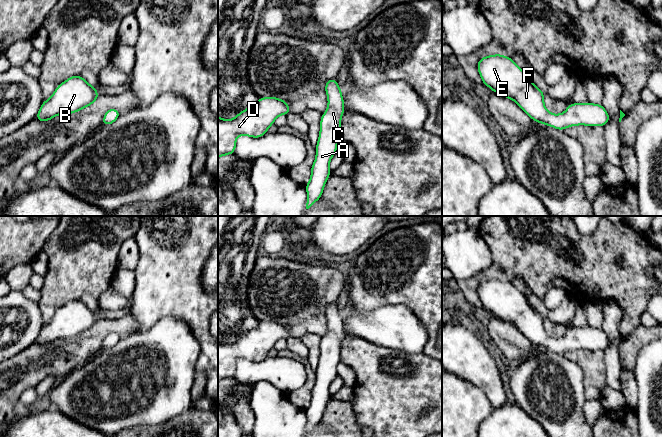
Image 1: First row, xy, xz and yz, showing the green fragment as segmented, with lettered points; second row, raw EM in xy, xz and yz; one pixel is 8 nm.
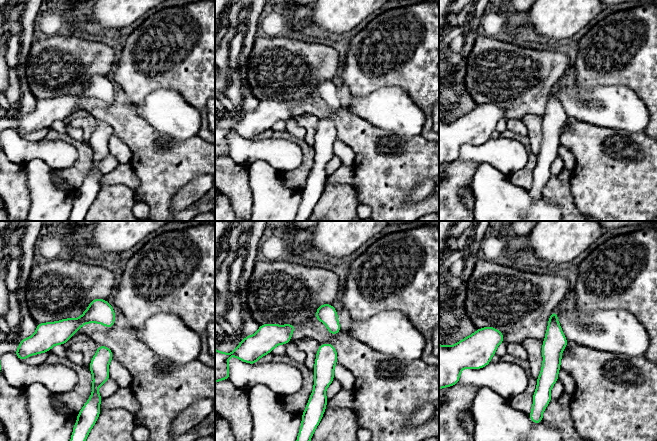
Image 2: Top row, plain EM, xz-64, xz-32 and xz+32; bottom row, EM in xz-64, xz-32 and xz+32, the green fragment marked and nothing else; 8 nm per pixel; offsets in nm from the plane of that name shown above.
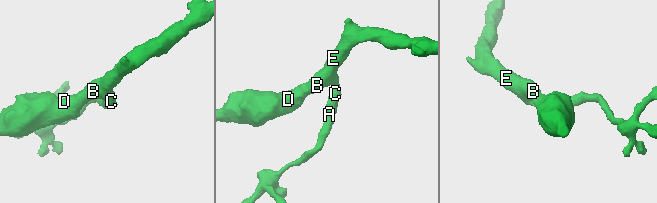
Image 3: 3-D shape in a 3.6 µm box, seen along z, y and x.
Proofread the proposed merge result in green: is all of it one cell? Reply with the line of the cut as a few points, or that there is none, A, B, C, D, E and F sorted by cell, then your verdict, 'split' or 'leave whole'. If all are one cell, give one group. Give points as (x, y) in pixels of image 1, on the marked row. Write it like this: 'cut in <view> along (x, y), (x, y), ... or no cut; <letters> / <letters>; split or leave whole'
no cut; A B C D E F; leave whole

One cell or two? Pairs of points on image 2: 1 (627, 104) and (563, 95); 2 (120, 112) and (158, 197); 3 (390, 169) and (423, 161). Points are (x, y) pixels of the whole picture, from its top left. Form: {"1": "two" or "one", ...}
{"1": "one", "2": "one", "3": "one"}

